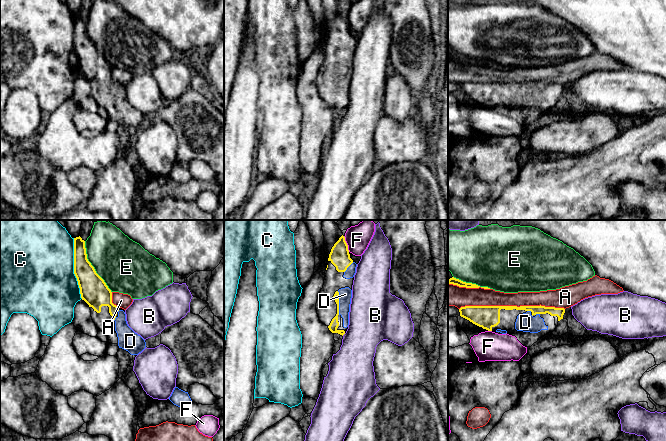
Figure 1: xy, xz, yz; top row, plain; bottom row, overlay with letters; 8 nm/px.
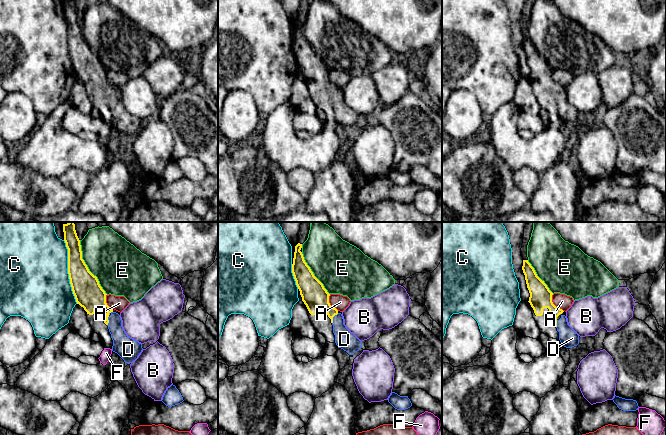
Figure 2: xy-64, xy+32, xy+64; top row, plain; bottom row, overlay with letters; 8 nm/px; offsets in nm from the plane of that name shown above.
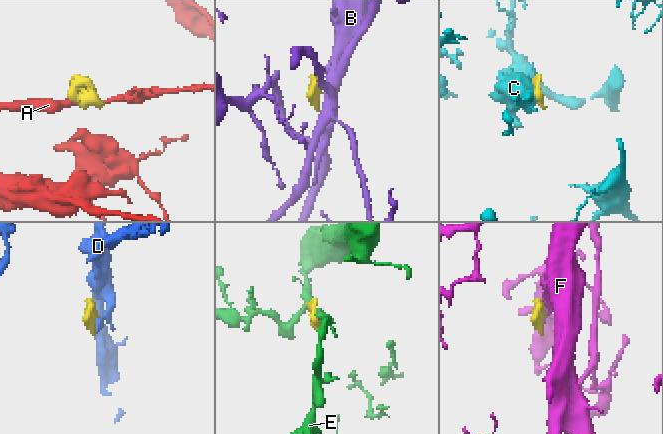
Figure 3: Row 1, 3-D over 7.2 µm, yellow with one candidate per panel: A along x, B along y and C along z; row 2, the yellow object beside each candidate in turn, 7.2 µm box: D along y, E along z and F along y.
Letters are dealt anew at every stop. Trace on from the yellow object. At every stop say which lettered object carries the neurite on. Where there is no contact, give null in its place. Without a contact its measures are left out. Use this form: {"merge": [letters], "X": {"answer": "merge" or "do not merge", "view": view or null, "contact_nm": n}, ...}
{"merge": ["D"], "A": {"answer": "do not merge", "view": "yz", "contact_nm": 850}, "B": {"answer": "do not merge", "view": "xz", "contact_nm": 40}, "C": {"answer": "do not merge", "view": "xy", "contact_nm": 500}, "D": {"answer": "merge", "view": "xz", "contact_nm": 190}, "E": {"answer": "do not merge", "view": "xy", "contact_nm": 460}, "F": {"answer": "do not merge", "view": "xz", "contact_nm": 140}}

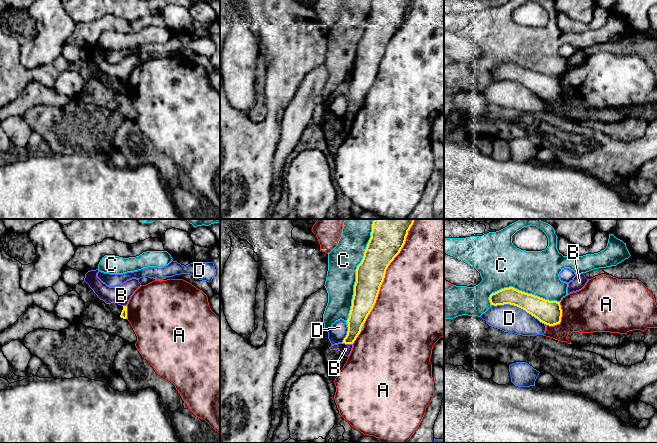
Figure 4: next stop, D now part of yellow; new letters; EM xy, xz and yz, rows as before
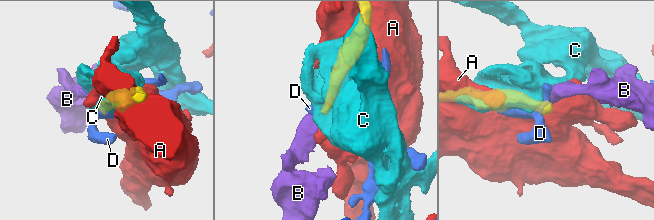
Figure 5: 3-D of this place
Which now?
{"merge": [], "A": {"answer": "do not merge", "view": "xz", "contact_nm": 950}, "B": {"answer": "do not merge", "view": "xz", "contact_nm": 90}, "C": {"answer": "do not merge", "view": "xz", "contact_nm": 900}, "D": {"answer": "do not merge", "view": "yz", "contact_nm": 460}}

